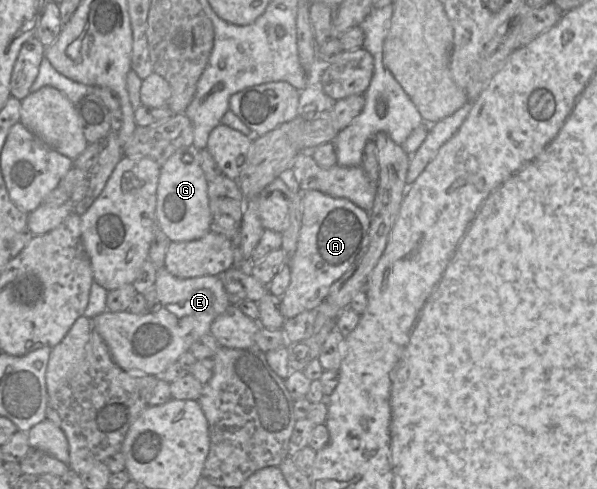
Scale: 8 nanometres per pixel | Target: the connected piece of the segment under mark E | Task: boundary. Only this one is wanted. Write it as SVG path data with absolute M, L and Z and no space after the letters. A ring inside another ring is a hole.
M163 266L157 269L155 289L157 303L143 313L107 310L93 318L93 330L105 340L115 363L134 375L160 376L196 340L211 334L211 324L230 305L219 276L178 278Z

